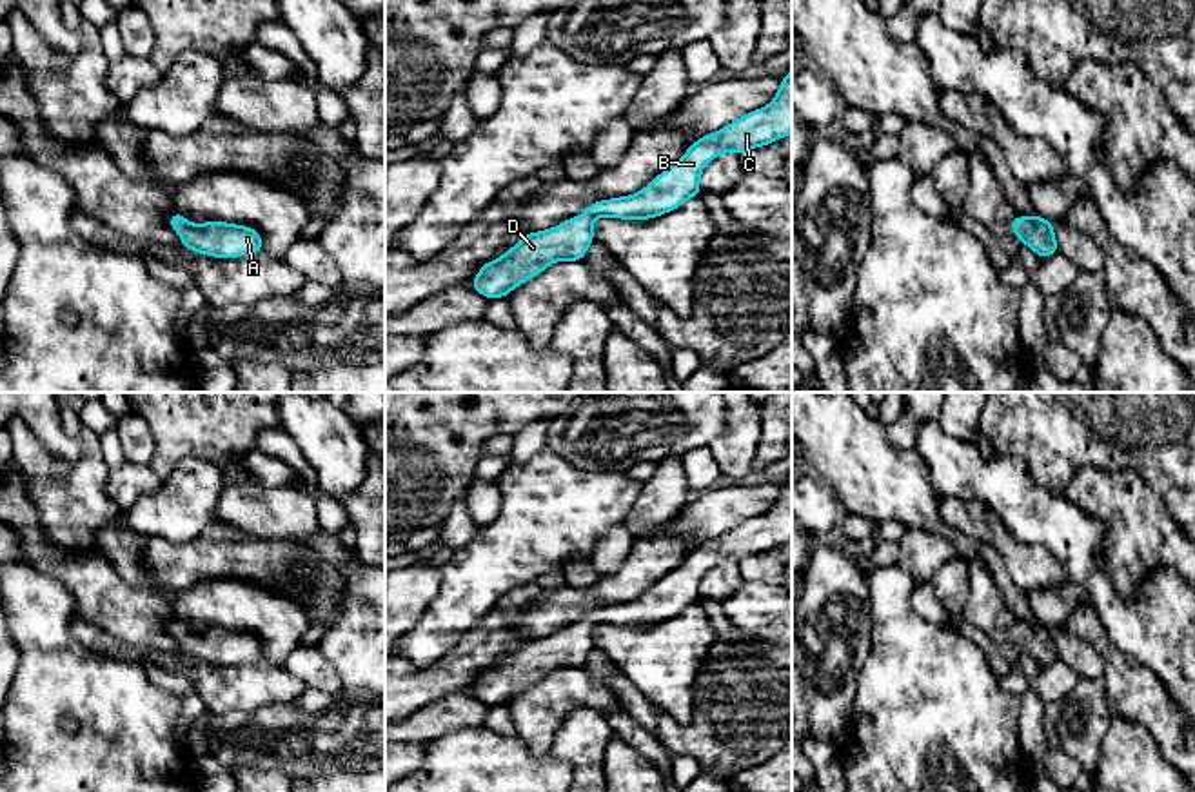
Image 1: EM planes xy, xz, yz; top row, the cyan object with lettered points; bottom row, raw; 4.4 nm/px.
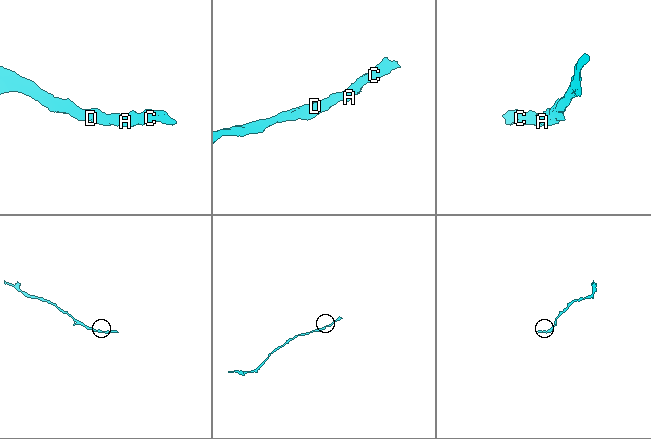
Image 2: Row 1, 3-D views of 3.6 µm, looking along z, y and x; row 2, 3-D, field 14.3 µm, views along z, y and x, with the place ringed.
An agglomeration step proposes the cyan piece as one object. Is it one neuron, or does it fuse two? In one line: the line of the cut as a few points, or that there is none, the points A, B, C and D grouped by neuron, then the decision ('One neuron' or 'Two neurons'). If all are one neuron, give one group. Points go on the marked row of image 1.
No split. Groups: A B C D. One neuron

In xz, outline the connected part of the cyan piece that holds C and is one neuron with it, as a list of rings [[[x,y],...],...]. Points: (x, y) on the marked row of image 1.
[[[788,71],[774,100],[750,111],[716,133],[697,138],[681,160],[659,173],[632,196],[617,196],[590,203],[581,214],[547,231],[527,233],[514,247],[479,267],[470,287],[481,296],[507,298],[527,280],[541,274],[556,262],[579,262],[594,243],[596,218],[652,220],[676,211],[701,194],[699,178],[705,165],[721,153],[737,156],[754,147],[766,147],[792,134],[792,71]]]

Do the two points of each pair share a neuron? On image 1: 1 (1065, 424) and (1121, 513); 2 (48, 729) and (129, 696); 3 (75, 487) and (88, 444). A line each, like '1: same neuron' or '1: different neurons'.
1: different neurons
2: same neuron
3: same neuron

